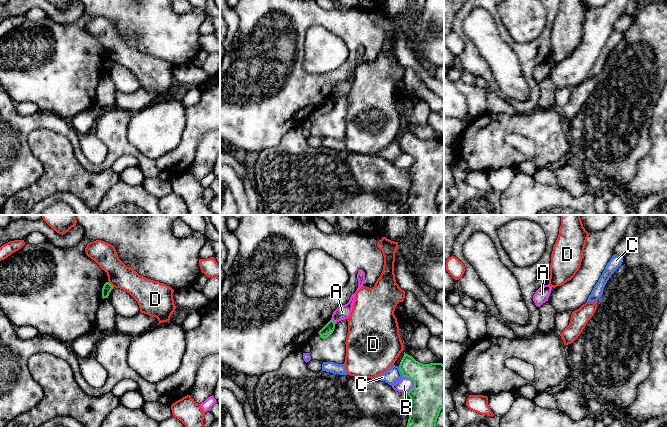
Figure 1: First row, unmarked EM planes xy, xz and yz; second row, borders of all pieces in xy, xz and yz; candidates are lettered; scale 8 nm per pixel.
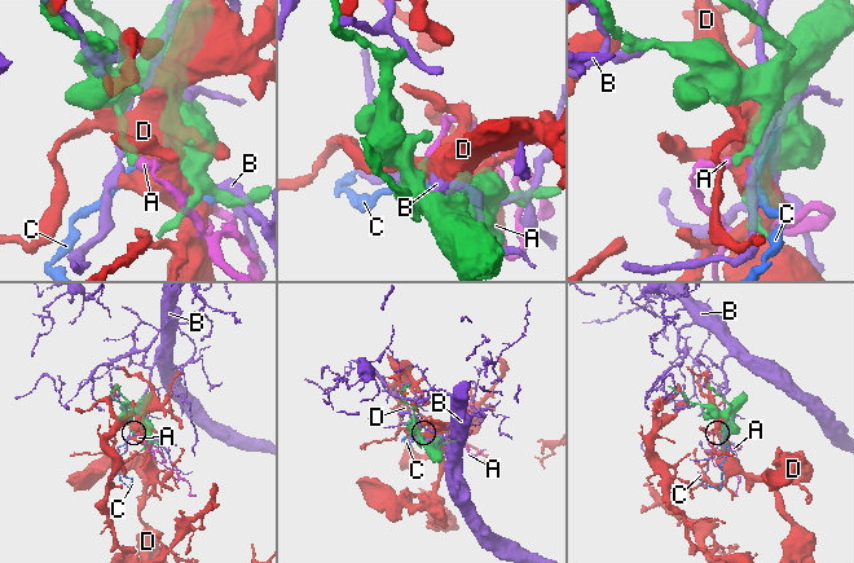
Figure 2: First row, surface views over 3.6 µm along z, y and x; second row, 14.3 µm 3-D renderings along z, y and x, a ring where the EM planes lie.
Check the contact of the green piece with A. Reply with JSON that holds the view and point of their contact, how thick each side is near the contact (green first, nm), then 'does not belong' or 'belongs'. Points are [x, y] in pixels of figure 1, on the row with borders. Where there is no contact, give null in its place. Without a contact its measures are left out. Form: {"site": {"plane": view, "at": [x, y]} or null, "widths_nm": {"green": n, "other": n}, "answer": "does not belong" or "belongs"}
{"site": {"plane": "xz", "at": [333, 321]}, "widths_nm": {"green": 90, "other": 110}, "answer": "does not belong"}

